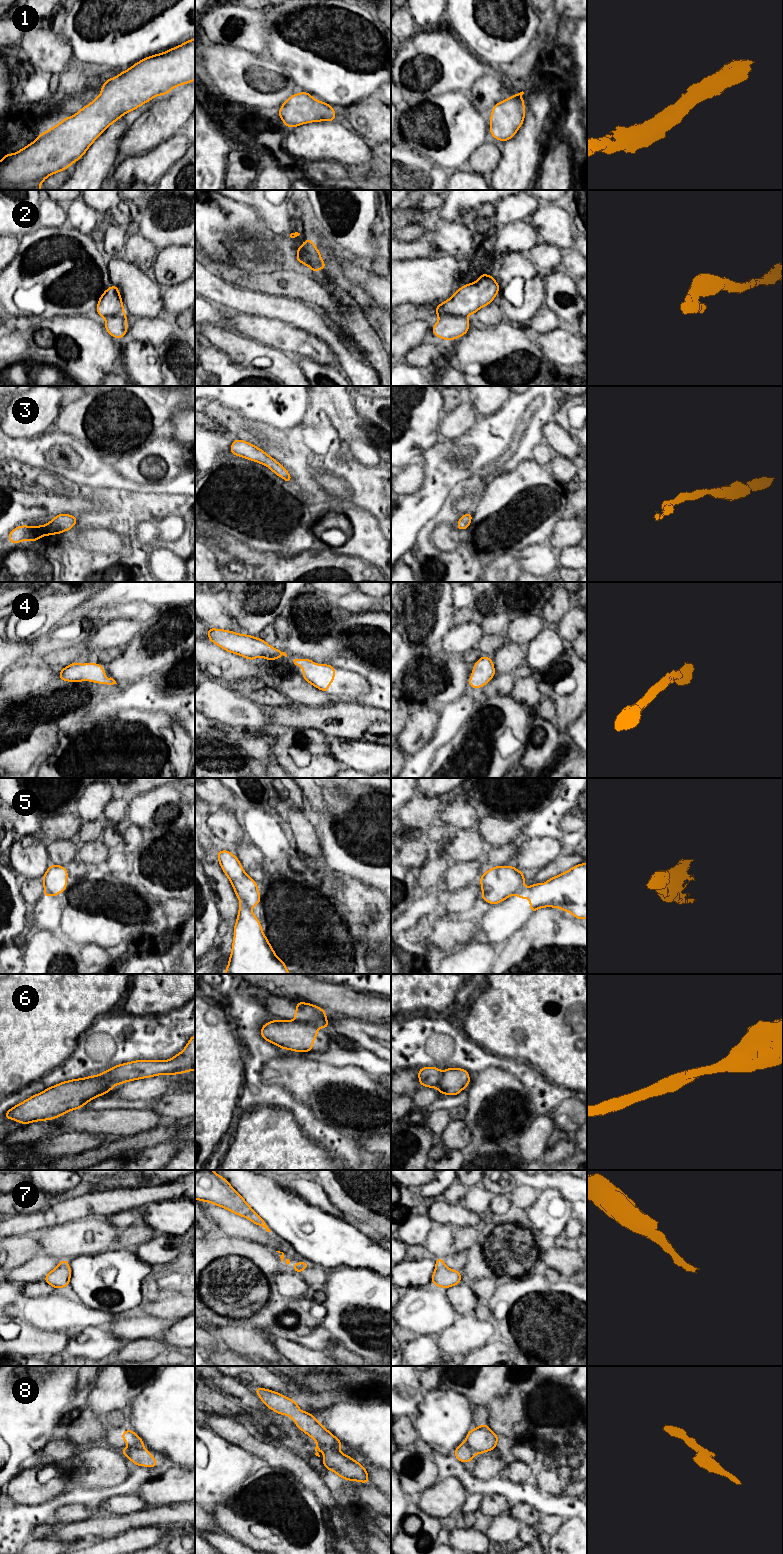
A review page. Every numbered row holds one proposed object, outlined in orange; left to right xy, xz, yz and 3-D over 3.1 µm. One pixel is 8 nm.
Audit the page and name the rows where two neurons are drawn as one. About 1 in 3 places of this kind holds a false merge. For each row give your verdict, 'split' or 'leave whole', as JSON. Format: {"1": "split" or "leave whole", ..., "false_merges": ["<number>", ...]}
{"1": "leave whole", "2": "split", "3": "leave whole", "4": "leave whole", "5": "split", "6": "split", "7": "leave whole", "8": "split", "false_merges": ["2", "5", "6", "8"]}

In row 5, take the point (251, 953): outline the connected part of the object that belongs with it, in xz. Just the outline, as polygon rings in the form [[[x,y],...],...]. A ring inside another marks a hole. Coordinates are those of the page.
[[[240,903],[238,917],[234,927],[234,941],[232,944],[232,953],[229,956],[230,960],[225,970],[225,974],[266,974],[271,971],[272,974],[289,974],[286,969],[286,963],[282,962],[275,954],[266,936],[262,932],[262,926],[257,917],[252,913],[250,907],[244,903]]]

